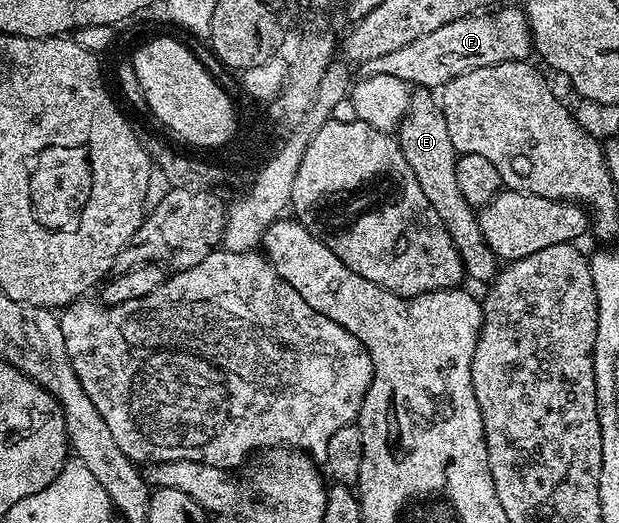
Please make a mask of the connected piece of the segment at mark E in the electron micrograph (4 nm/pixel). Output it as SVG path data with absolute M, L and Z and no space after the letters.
M419 87L411 94L411 102L403 120L399 122L397 140L406 162L413 169L421 191L428 199L438 217L445 223L458 254L461 255L466 276L482 283L494 280L499 270L499 260L481 235L476 210L468 203L457 182L456 159L458 153L453 147L445 115L440 102L435 101L428 90Z

